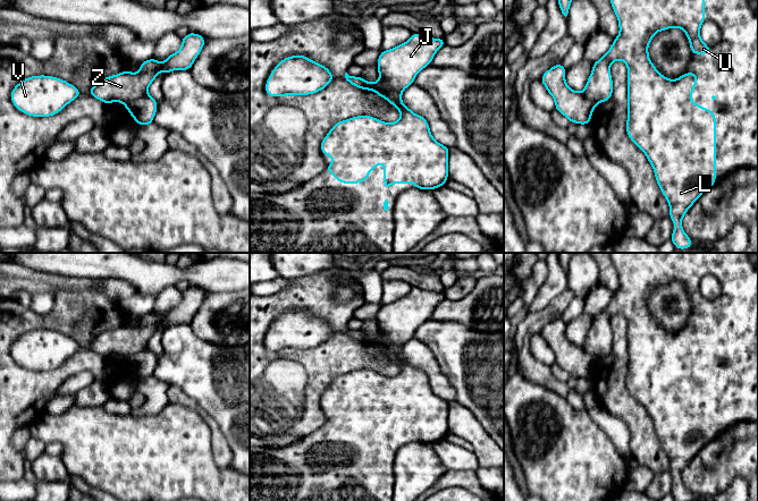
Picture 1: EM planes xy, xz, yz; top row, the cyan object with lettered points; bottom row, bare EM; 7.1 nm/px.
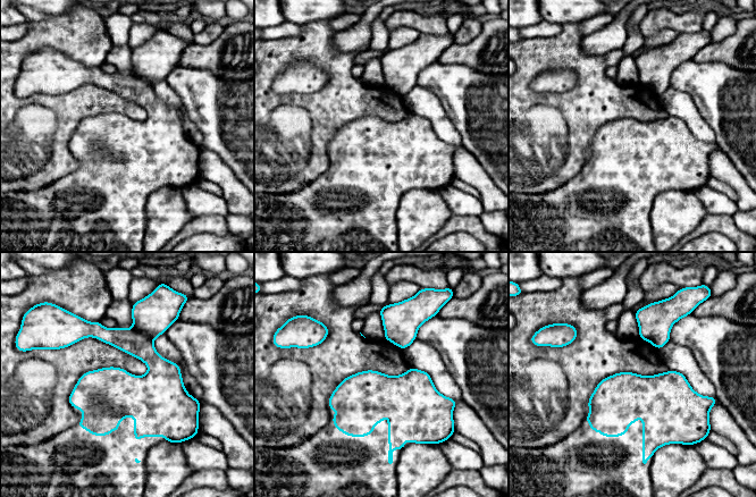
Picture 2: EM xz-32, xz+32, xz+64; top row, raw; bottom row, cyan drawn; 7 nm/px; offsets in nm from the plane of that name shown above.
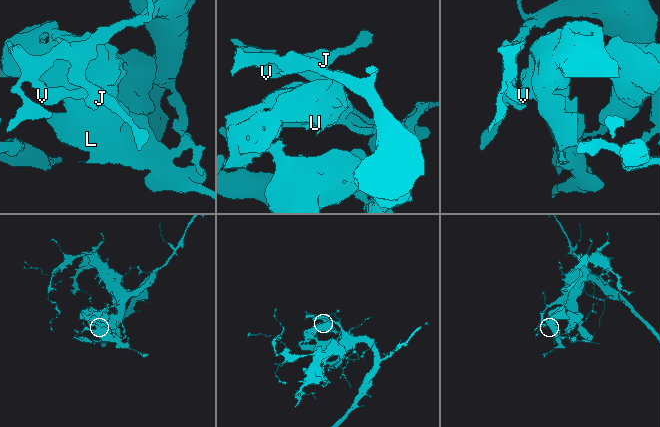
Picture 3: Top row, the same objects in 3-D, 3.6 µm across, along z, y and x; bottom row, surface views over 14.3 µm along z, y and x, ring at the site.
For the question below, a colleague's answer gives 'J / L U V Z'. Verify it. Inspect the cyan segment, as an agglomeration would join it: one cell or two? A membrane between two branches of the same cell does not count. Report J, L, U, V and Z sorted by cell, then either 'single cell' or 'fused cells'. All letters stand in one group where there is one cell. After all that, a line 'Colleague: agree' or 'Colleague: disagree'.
groups J / L U V Z; fused cells
Colleague: agree

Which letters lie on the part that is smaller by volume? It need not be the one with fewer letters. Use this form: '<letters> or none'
L, U, V, Z

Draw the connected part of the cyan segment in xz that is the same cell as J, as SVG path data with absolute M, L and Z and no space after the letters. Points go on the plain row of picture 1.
M413 287L404 297L380 305L377 322L380 333L390 342L403 347L414 337L416 329L431 319L445 292L435 292Z

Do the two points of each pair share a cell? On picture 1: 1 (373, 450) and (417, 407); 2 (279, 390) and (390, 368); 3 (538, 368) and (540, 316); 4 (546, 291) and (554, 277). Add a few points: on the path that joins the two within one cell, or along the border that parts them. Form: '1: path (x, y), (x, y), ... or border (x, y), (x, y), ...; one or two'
1: path (384, 439), (405, 417); one
2: path (306, 373), (327, 361), (363, 361); one
3: path (525, 356), (524, 332), (528, 329); one
4: path (549, 288), (554, 280); one

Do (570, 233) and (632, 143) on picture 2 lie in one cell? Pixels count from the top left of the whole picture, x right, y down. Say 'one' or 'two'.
one

